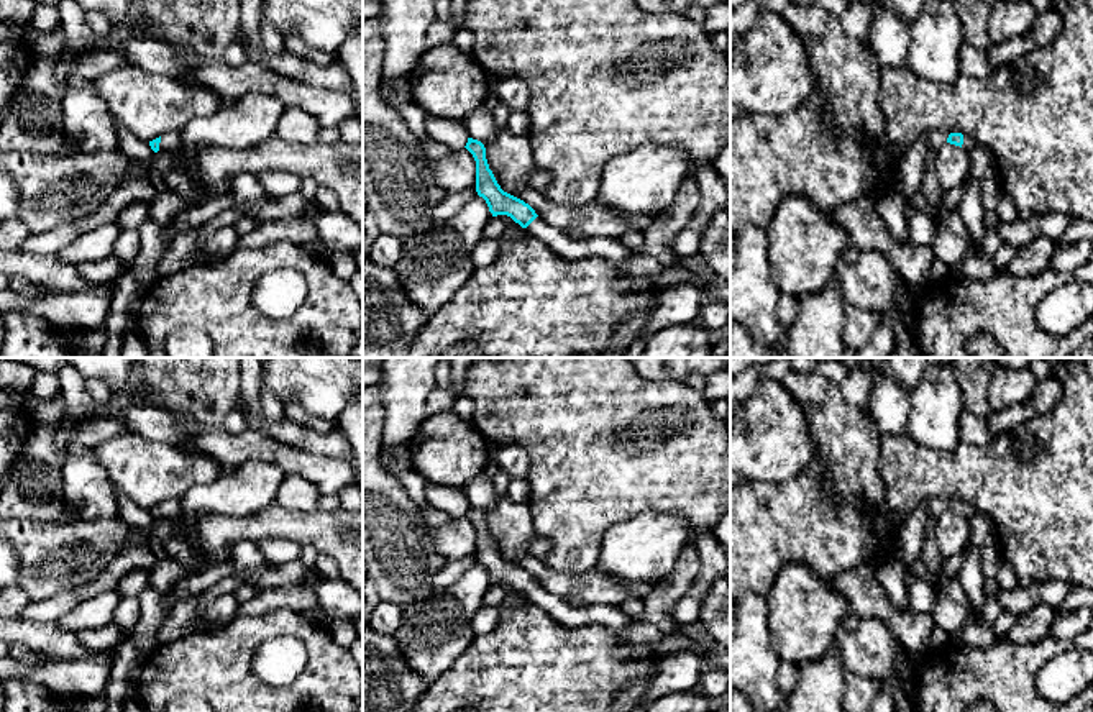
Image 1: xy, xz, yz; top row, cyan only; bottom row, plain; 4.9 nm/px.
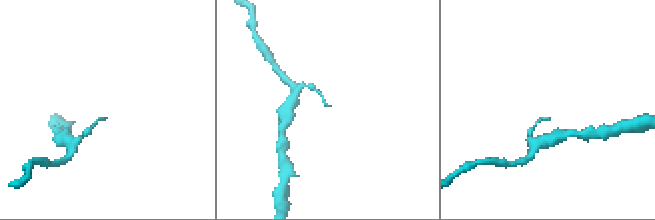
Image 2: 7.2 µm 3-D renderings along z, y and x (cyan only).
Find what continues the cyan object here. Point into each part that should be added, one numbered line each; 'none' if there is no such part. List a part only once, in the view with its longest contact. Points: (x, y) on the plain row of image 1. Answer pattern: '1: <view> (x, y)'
1: xy (171, 509)

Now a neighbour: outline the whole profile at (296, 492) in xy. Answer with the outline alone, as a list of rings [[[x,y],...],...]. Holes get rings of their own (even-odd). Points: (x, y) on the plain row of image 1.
[[[286,474],[274,502],[287,510],[315,512],[318,510],[320,497],[315,484],[302,476]]]

